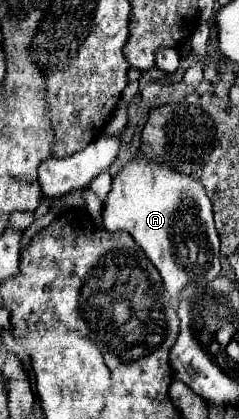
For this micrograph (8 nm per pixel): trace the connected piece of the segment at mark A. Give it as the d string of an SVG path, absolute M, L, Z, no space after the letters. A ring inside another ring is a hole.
M147 154L127 162L113 178L111 190L103 202L103 224L109 232L125 230L133 236L159 270L173 308L179 306L185 286L205 286L221 272L219 236L215 232L211 200L205 188L197 178L153 162Z

